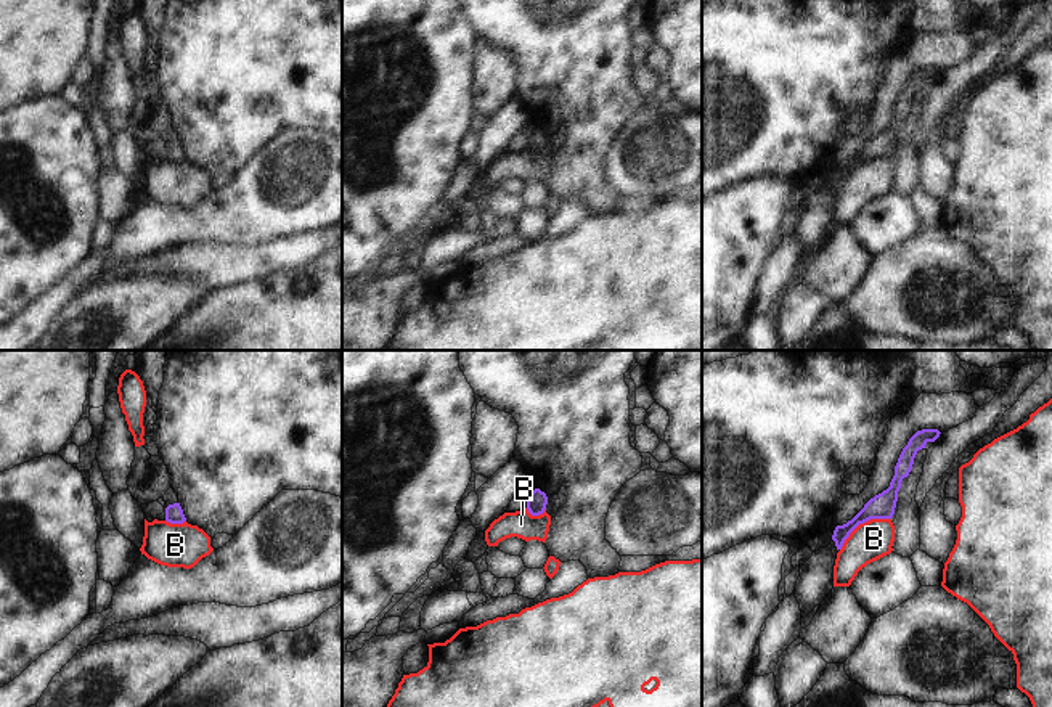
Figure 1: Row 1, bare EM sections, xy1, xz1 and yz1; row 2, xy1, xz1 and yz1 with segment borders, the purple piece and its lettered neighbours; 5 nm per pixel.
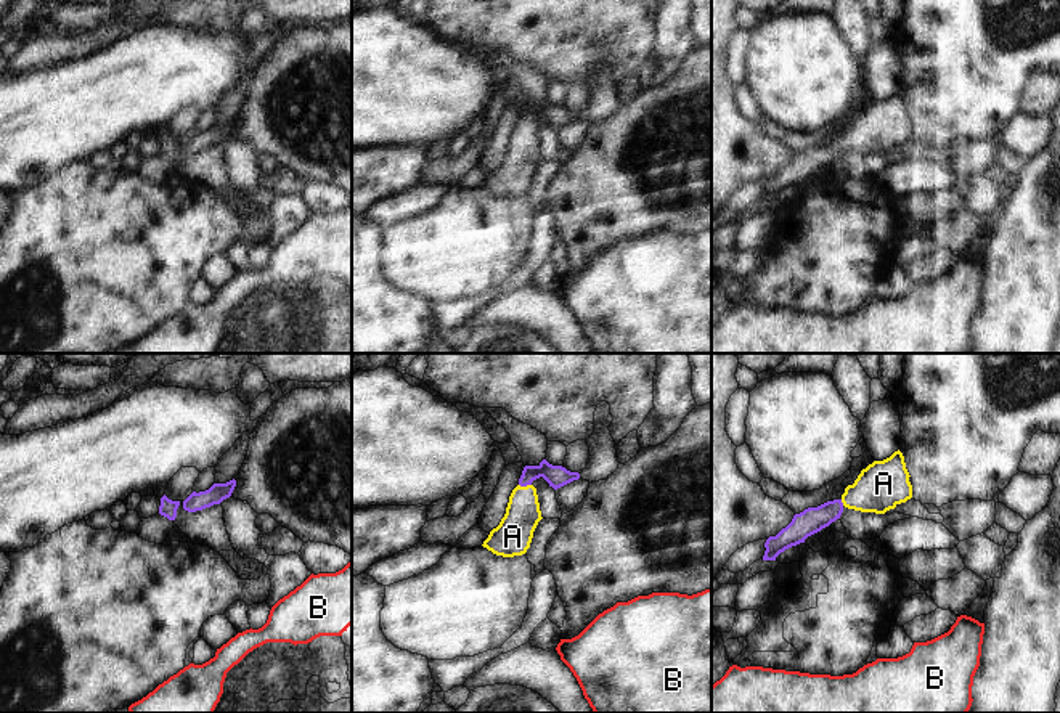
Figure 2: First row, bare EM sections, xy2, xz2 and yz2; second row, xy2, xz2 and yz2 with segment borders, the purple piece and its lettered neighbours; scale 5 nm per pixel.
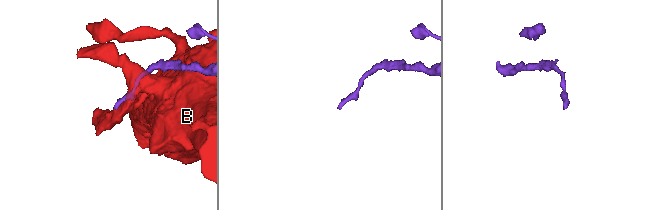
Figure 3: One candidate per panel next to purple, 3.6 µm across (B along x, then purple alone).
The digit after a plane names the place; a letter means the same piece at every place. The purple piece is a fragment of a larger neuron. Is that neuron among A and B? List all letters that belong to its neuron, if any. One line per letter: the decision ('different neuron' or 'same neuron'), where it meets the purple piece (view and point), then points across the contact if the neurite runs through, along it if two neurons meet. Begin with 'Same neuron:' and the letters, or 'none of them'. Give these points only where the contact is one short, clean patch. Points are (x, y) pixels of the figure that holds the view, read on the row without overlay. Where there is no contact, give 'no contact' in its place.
Same neuron: A
A: same neuron; contact xz2 (525, 126); way xz2 (556, 116), (535, 113), (525, 126), (522, 156), (514, 174)
B: different neuron; contact yz1 (861, 163); border yz1 (890, 158), (871, 158), (861, 163), (840, 190)

